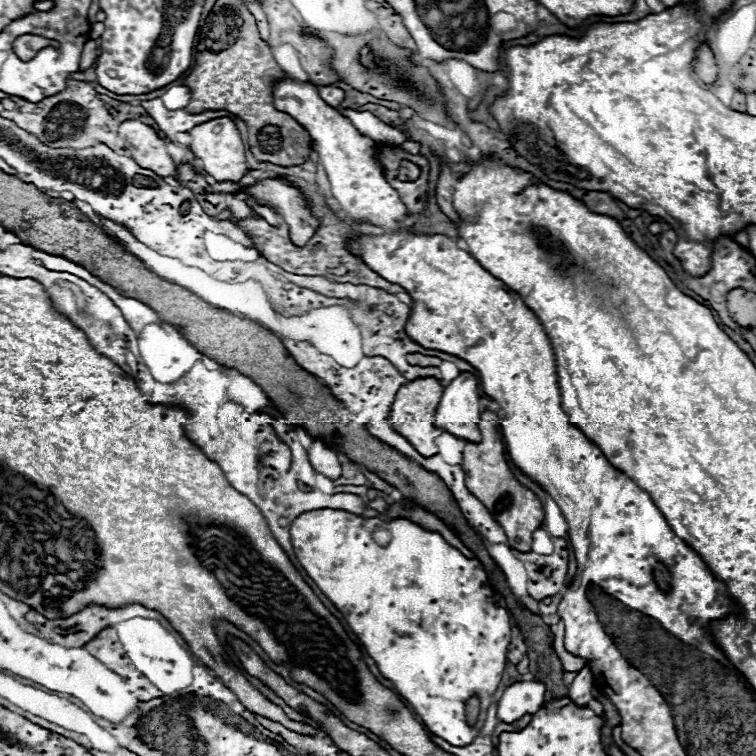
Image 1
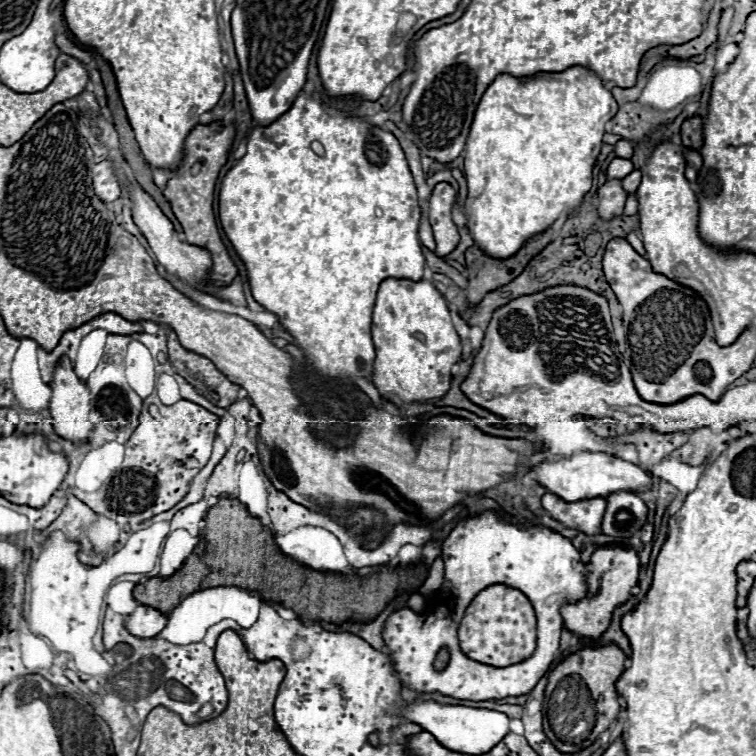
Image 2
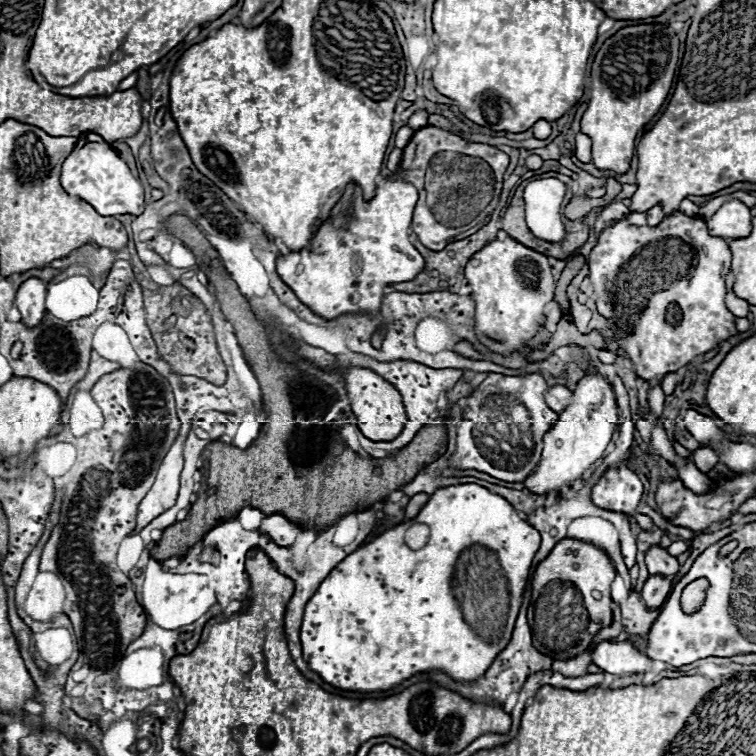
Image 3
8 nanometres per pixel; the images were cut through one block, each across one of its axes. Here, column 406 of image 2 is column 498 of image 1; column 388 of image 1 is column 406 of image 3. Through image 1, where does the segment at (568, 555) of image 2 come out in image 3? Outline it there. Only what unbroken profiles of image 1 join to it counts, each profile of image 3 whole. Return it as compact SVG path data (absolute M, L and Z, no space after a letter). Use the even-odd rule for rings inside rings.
M458 484L438 488L430 500L420 508L418 516L412 522L402 522L370 544L360 546L354 554L346 556L318 586L316 594L308 600L302 622L302 652L310 670L316 672L324 682L340 690L350 692L386 692L400 686L404 680L420 672L442 672L454 682L472 684L486 674L494 658L508 646L512 628L520 610L520 600L530 578L532 558L540 548L540 534L528 522L524 522L510 502L502 496L478 486L478 484ZM412 524L426 524L430 536L424 548L412 550L404 542L404 534ZM472 544L482 544L498 552L500 564L506 570L510 582L510 612L504 628L502 640L495 644L482 642L474 630L462 620L460 606L452 594L452 572L460 552Z

